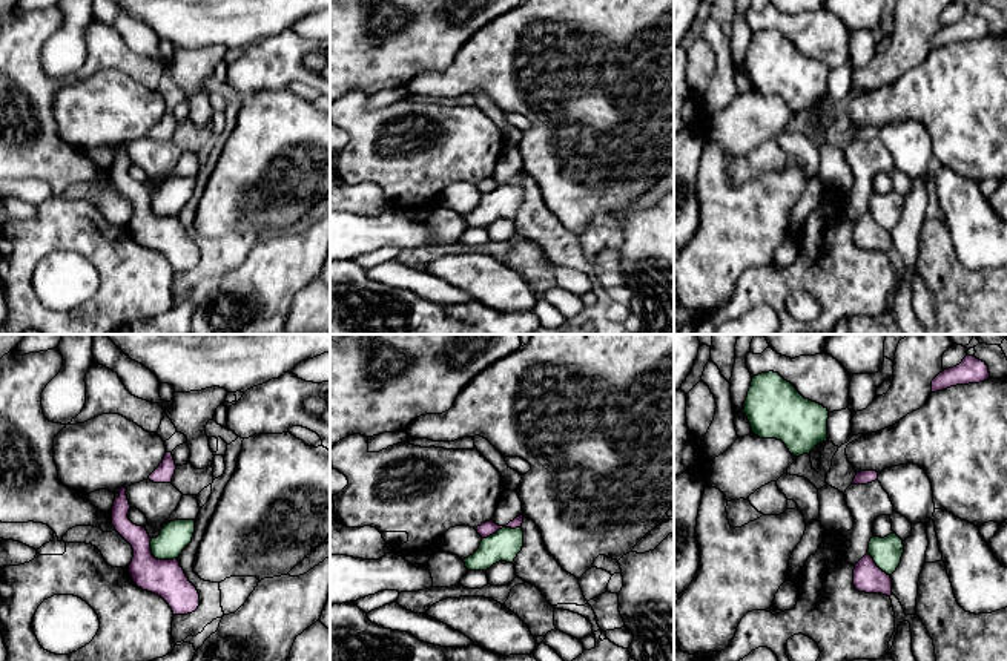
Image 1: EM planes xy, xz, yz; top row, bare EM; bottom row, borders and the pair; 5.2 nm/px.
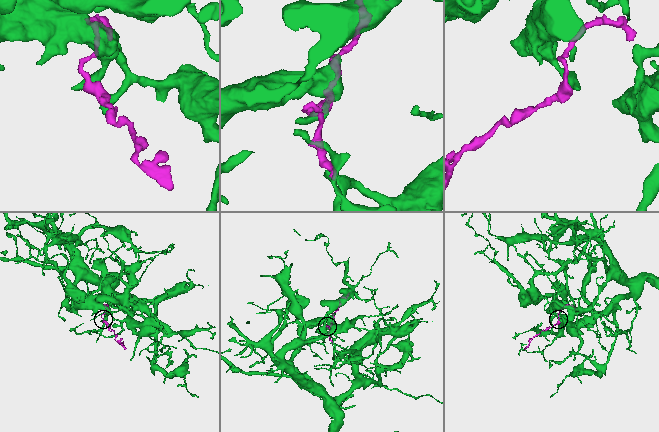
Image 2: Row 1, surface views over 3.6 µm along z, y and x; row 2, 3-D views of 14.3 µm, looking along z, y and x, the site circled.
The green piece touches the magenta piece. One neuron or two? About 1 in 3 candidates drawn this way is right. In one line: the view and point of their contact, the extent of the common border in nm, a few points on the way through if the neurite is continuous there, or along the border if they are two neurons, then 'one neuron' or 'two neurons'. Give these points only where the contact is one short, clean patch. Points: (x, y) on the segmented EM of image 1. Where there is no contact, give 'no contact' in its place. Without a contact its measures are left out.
meets green in xy at (158, 559); contact 180 nm long; border along xy (149, 540), (149, 549), (155, 557), (177, 559); two neurons

